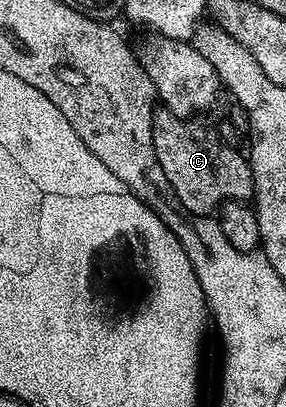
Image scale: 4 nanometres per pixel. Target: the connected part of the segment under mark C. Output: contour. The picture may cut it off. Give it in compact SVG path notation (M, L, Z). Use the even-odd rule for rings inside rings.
M161 110L158 117L152 120L152 132L154 133L154 149L156 158L162 165L162 173L165 181L172 186L175 202L185 212L196 217L207 216L207 211L215 212L217 208L229 201L248 201L253 198L252 165L247 158L239 155L237 148L226 143L210 126L203 127L191 118L179 119L174 113Z

